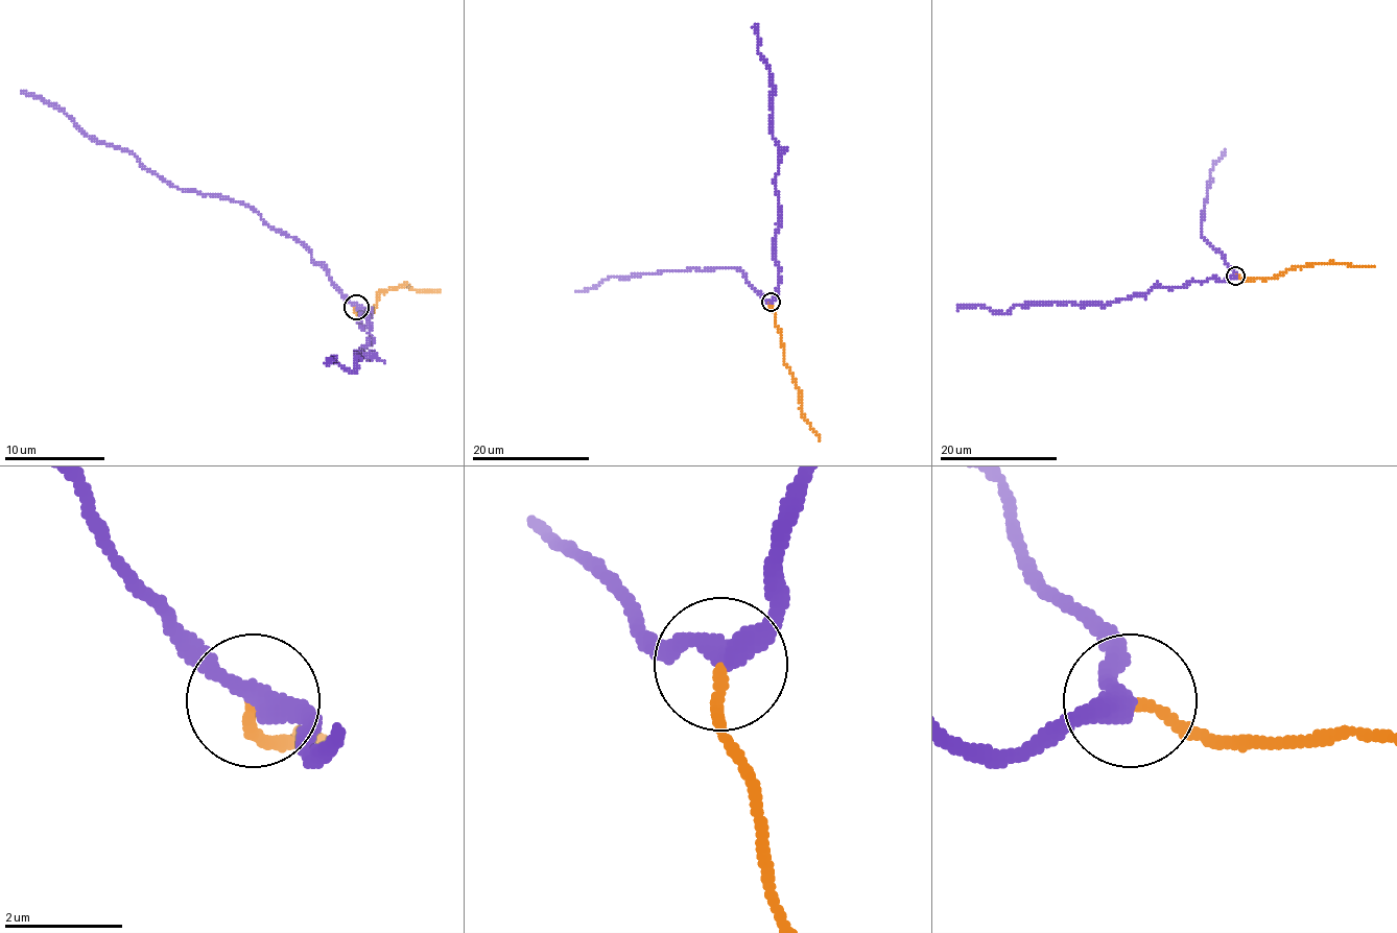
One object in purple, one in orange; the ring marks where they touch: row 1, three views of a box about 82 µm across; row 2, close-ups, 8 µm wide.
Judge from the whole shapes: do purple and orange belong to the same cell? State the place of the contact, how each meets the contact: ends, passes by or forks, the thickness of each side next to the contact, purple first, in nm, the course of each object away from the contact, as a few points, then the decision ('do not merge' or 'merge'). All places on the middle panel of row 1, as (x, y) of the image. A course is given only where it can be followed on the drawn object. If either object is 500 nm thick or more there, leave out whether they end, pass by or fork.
place (771, 302); purple passes by; orange ends; calibres 320 and 160 nm; course purple (772, 302), (780, 279), (775, 255), (780, 148), (770, 120), (773, 85), (754, 25); course orange (772, 302), (784, 362), (800, 391), (801, 413), (820, 441); do not merge

